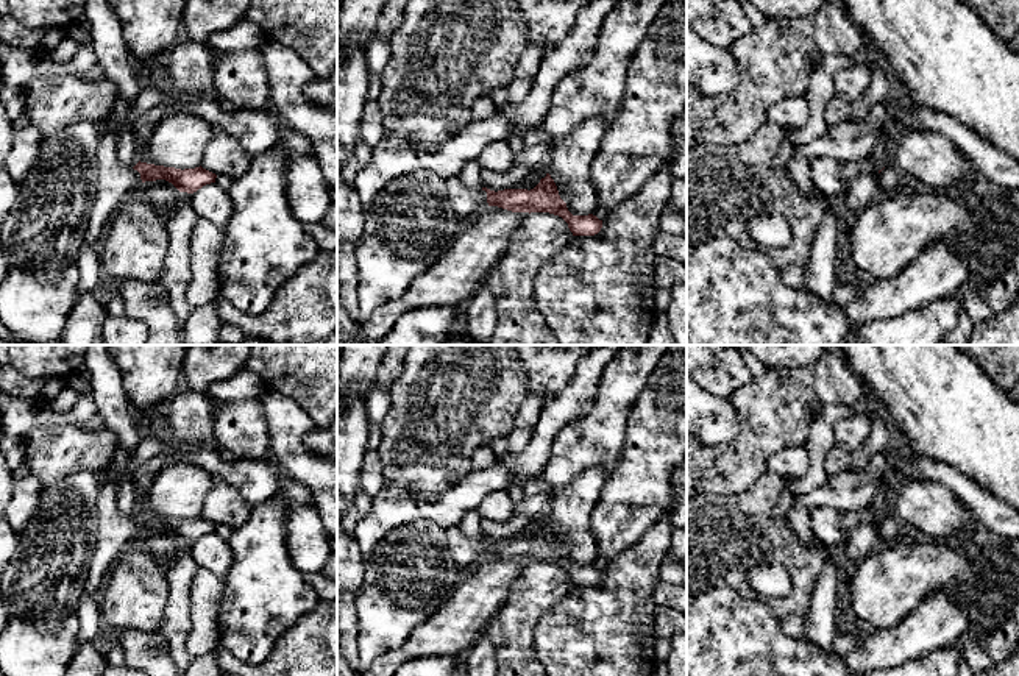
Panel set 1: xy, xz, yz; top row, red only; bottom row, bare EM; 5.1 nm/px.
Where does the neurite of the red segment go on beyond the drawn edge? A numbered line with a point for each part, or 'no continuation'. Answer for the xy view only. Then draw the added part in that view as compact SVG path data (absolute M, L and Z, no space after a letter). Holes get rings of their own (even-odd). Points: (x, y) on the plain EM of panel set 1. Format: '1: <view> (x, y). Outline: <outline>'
1: xy (116, 533). Outline: M105 479L97 496L98 542L86 581L86 593L89 595L100 595L115 560L144 534L137 520L119 512L117 489L115 481Z

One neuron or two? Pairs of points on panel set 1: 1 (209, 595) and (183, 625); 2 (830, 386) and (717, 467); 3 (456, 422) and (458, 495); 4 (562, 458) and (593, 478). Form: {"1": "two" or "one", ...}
{"1": "two", "2": "one", "3": "two", "4": "two"}

